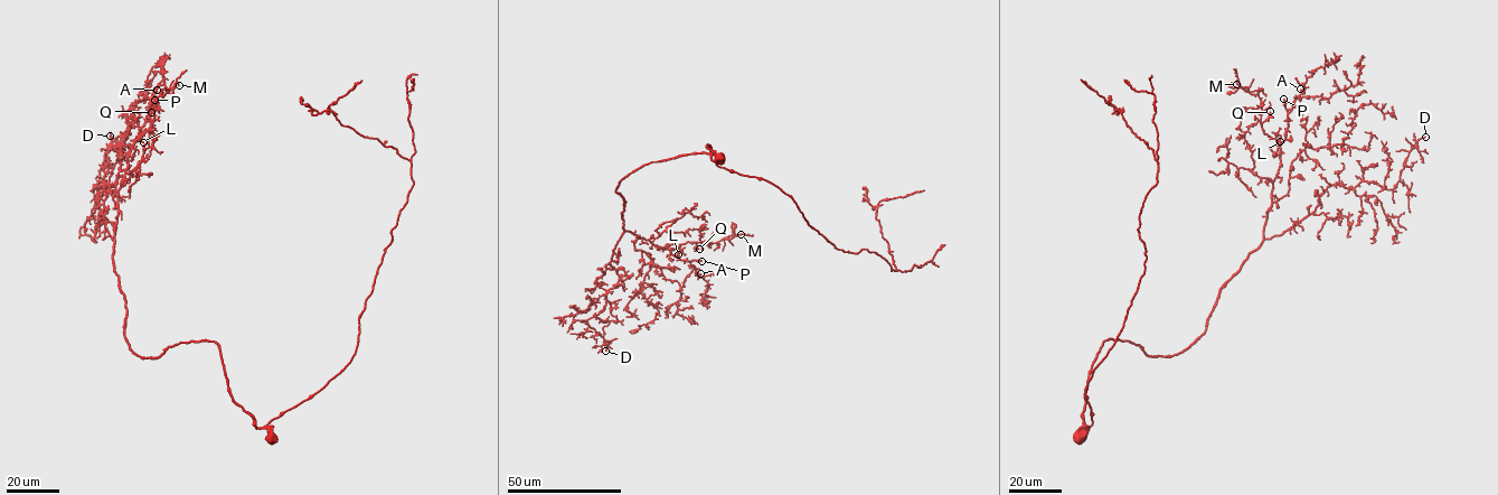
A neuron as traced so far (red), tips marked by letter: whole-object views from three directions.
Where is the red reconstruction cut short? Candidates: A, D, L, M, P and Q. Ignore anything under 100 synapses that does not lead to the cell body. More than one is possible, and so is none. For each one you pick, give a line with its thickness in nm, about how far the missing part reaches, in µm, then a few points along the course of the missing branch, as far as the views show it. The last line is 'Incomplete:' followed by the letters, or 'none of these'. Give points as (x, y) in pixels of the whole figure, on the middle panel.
P: 320 nm thick; about 50 µm are missing; missing branch runs (702, 261), (725, 260), (738, 265), (731, 286), (734, 291), (752, 289), (753, 286)
Incomplete: P

